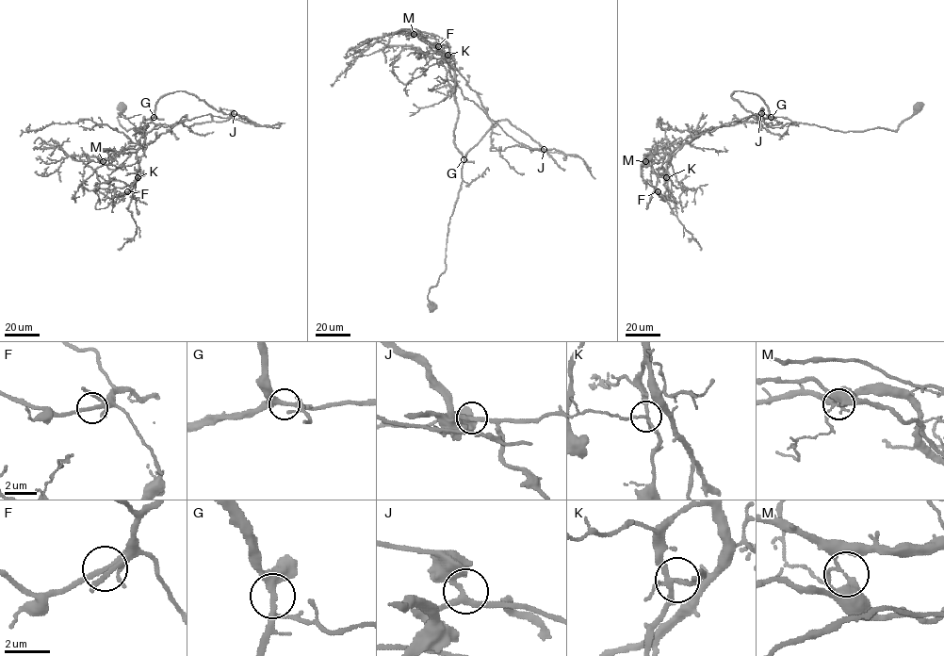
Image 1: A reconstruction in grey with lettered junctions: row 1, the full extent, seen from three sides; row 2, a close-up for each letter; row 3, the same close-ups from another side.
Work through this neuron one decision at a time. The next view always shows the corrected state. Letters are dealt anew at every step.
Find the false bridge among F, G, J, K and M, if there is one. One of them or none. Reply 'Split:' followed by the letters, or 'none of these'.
Split: M

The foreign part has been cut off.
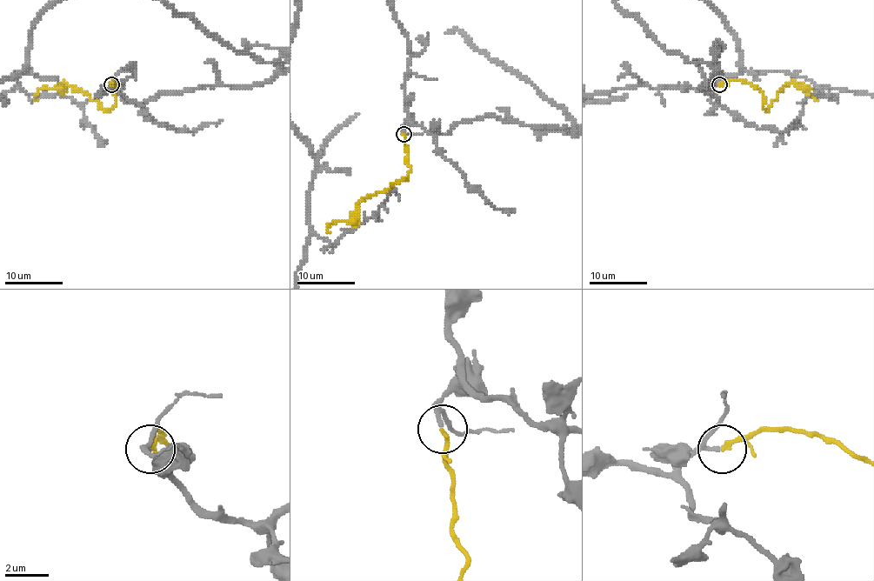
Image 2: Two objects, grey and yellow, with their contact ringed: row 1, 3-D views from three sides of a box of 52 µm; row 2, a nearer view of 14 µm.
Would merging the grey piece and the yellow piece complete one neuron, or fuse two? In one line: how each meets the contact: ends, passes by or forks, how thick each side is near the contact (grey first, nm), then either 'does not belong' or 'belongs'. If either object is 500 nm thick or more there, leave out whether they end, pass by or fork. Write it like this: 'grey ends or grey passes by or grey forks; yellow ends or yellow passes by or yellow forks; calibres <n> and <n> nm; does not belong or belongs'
grey passes by; yellow ends; calibres 150 and 190 nm; belongs

